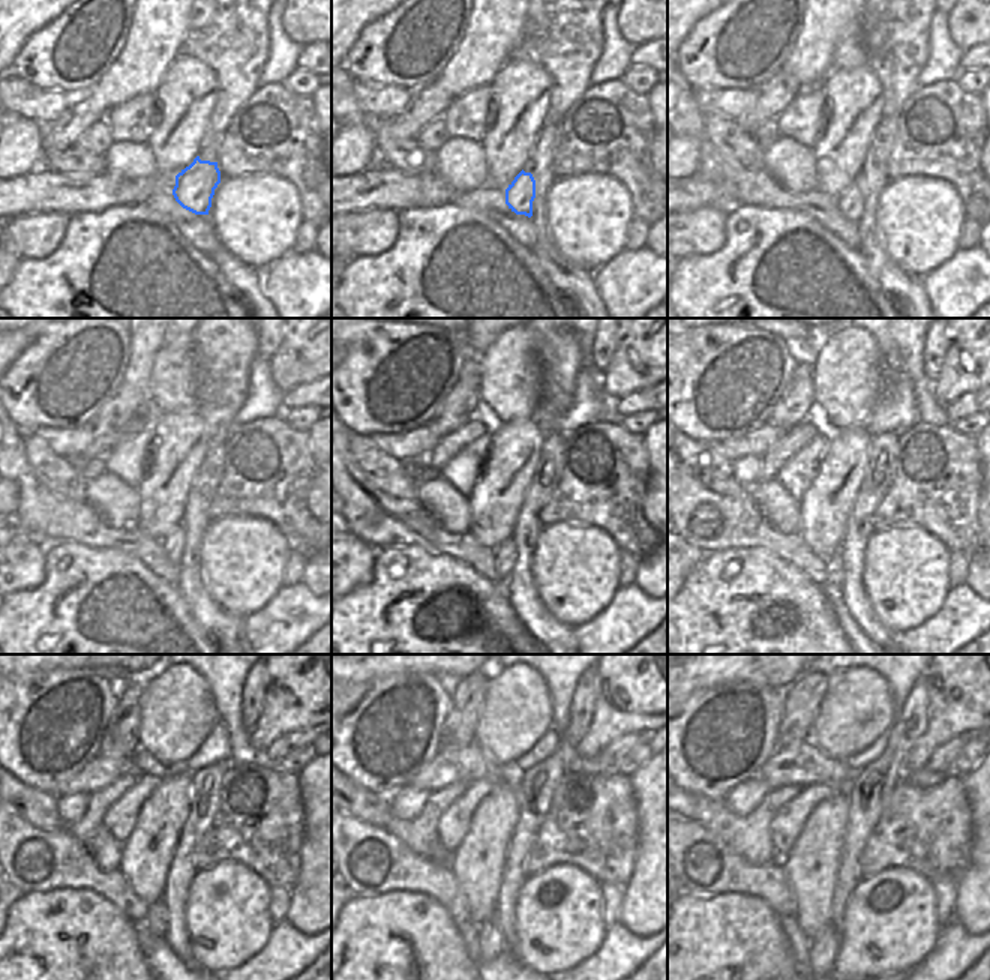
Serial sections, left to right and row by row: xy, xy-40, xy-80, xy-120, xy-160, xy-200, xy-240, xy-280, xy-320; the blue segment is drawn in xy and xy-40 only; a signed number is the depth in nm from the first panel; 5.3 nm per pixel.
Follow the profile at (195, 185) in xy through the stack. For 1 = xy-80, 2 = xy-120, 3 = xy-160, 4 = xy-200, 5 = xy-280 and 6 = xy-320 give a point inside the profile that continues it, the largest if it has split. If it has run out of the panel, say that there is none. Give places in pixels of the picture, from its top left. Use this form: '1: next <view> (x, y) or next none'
1: next xy-80 (849, 203)
2: next xy-120 (174, 544)
3: next xy-160 (506, 553)
4: next xy-200 (834, 563)
5: next xy-280 (491, 943)
6: next xy-320 (822, 950)

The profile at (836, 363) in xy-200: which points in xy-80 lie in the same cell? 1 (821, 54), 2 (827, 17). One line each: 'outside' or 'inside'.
1: outside
2: outside

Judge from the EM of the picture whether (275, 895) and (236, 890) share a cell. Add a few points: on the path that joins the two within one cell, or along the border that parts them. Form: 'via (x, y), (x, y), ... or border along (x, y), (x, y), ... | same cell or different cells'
border along (270, 887), (269, 914), (275, 922) | different cells

